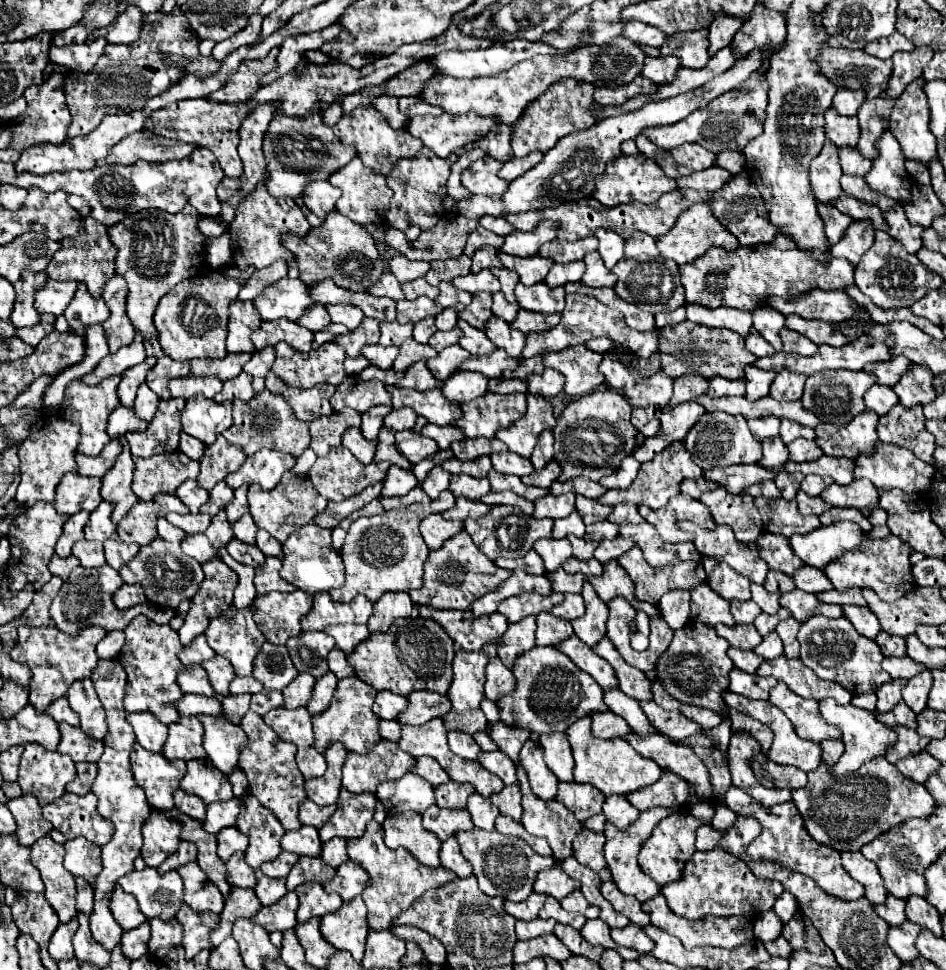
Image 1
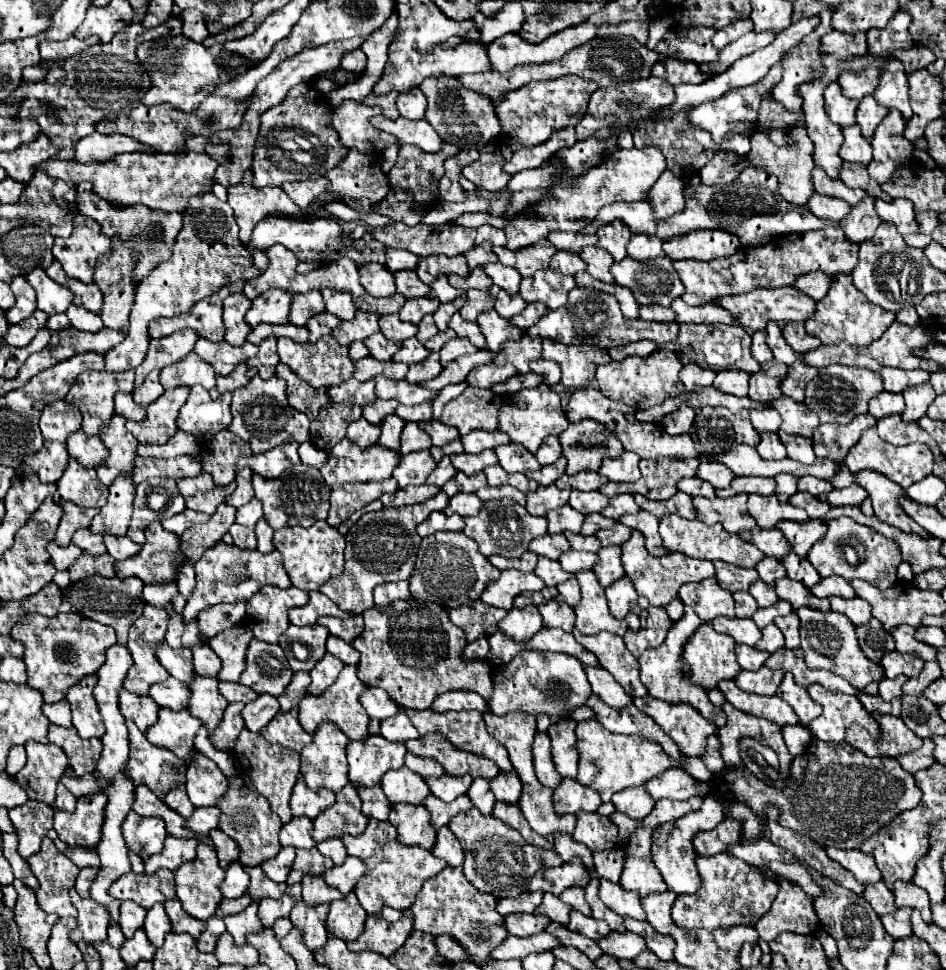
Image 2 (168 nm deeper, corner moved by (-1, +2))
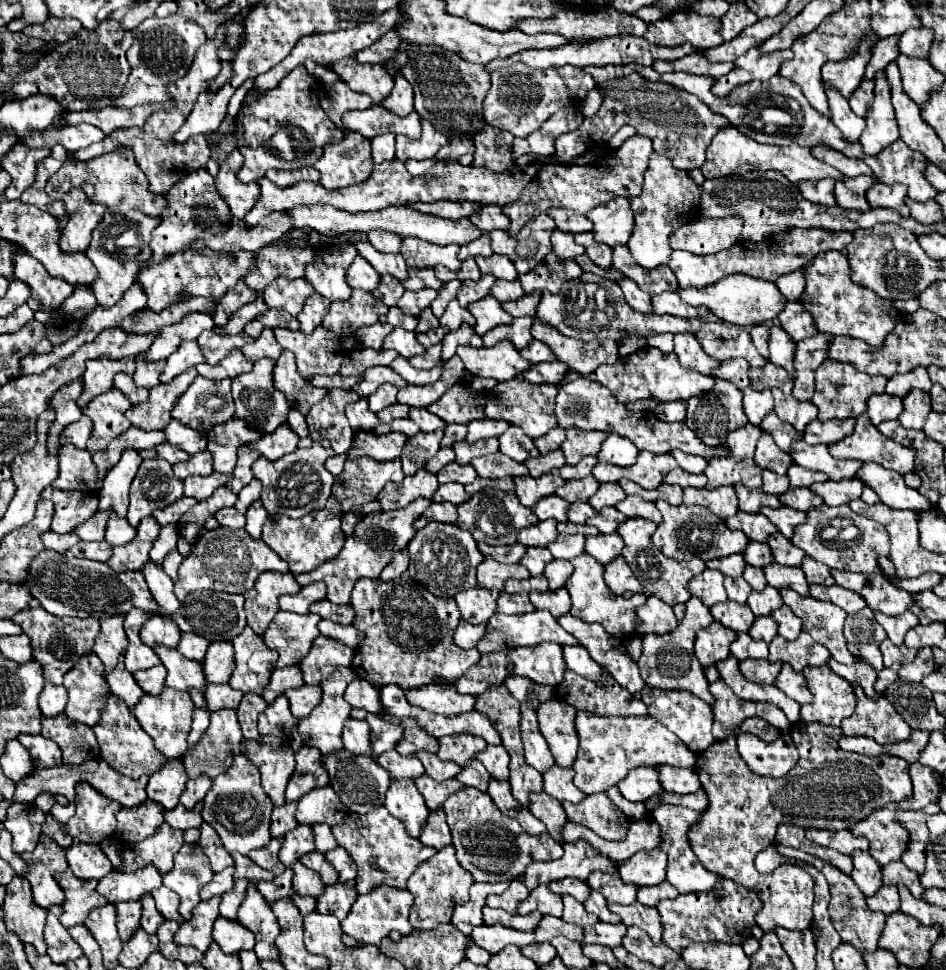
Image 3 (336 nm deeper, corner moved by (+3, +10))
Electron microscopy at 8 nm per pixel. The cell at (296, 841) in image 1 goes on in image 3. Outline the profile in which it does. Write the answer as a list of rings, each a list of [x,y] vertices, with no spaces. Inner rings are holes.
[[[296,802],[292,804],[284,804],[280,808],[274,808],[274,814],[272,814],[272,836],[284,836],[286,832],[294,830],[298,826],[296,818],[294,818],[294,812],[296,812]]]

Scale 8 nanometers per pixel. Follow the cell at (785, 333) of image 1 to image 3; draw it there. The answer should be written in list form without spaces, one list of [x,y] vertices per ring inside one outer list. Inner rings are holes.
[[[786,302],[786,308],[778,314],[778,320],[794,342],[818,334],[818,330],[814,330],[814,320],[810,318],[810,314],[804,310],[800,302]]]

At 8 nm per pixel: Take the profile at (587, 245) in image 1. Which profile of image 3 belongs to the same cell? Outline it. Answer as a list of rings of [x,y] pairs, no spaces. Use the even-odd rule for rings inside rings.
[[[548,210],[548,214],[556,222],[556,228],[562,232],[578,234],[592,230],[592,222],[588,218],[582,218],[580,214],[570,214],[570,210]]]

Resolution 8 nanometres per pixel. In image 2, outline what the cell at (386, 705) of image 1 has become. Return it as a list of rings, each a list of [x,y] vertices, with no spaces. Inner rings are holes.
[[[364,688],[360,694],[360,702],[370,718],[386,720],[398,712],[394,700],[380,688]]]

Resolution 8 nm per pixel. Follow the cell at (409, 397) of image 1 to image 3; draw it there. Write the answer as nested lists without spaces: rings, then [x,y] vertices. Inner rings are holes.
[[[374,366],[374,368],[364,372],[364,378],[362,378],[362,382],[358,382],[358,386],[354,386],[354,392],[360,396],[370,396],[374,390],[378,390],[378,386],[382,386],[386,382],[394,384],[396,388],[408,386],[408,382],[400,374],[396,374],[392,368]]]

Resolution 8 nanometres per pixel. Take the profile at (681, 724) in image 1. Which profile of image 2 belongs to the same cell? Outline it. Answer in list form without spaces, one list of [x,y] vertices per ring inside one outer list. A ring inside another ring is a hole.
[[[652,696],[632,700],[638,710],[648,714],[678,744],[682,754],[698,756],[706,752],[706,738],[716,732],[714,722],[706,720],[690,704],[668,704]]]

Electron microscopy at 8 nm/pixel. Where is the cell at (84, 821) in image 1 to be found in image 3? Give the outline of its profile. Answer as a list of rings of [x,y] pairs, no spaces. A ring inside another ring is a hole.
[[[86,782],[76,786],[76,814],[64,824],[64,834],[76,842],[98,844],[116,830],[116,812],[122,806],[104,794],[98,794]]]

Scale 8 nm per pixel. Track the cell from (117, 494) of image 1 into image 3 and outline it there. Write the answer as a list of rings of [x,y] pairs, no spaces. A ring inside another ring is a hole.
[[[116,388],[90,402],[90,406],[84,410],[84,414],[94,422],[92,438],[86,446],[90,454],[104,452],[114,438],[130,428],[130,422],[124,418],[124,412],[130,406],[132,404],[126,400],[126,396]]]

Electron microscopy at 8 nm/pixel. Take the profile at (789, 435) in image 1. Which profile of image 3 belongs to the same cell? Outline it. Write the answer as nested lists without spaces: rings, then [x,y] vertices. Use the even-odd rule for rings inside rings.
[[[772,390],[772,394],[774,394],[774,412],[778,414],[778,418],[782,422],[792,424],[800,432],[818,414],[818,410],[814,410],[812,402],[800,402],[800,400],[792,398],[792,396],[782,394],[782,390]]]

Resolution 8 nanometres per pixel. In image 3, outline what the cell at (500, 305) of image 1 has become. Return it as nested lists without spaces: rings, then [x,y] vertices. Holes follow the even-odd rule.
[[[496,280],[492,286],[492,296],[502,304],[508,300],[518,300],[524,296],[522,286],[518,286],[518,280],[514,282],[506,282],[506,280]]]

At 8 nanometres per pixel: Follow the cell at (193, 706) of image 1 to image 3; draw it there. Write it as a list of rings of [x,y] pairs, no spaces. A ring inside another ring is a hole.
[[[162,664],[154,666],[150,670],[140,670],[138,674],[134,674],[134,678],[140,682],[140,686],[142,686],[142,690],[146,694],[156,694],[158,696],[166,688],[166,684],[164,684],[164,680],[166,680],[166,668]]]

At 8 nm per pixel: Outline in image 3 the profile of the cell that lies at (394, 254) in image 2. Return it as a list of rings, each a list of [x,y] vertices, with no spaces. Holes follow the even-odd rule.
[[[372,230],[368,234],[368,240],[372,242],[372,246],[380,252],[386,254],[400,254],[400,246],[402,246],[402,238],[398,238],[398,234],[386,234],[384,230]]]

